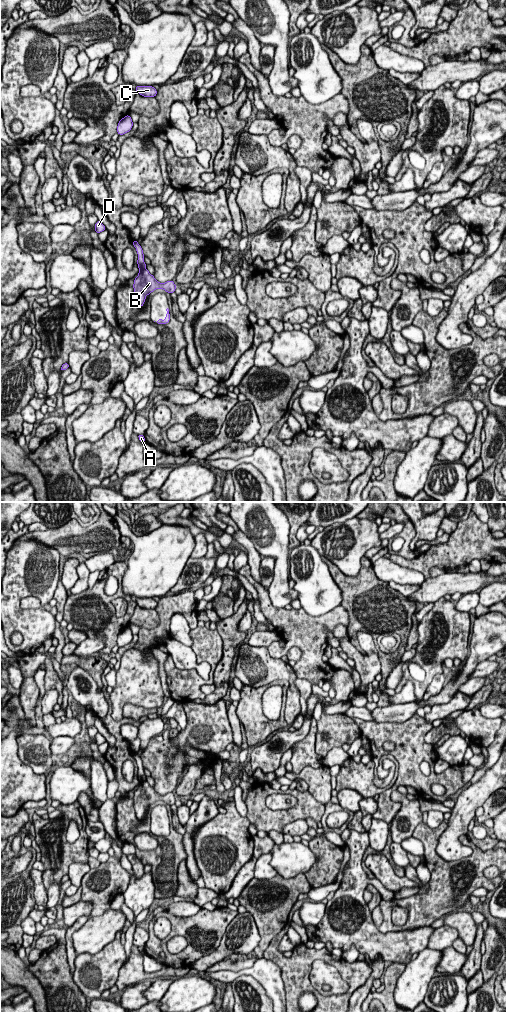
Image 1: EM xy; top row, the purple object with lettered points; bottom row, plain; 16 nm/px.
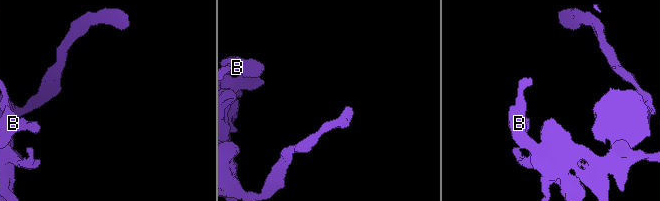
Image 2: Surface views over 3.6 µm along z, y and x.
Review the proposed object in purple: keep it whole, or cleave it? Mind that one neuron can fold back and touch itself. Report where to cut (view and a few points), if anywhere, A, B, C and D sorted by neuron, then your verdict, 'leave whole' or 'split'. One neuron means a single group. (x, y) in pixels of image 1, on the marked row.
cut in xy along (145, 268), (140, 270); A B / C D; split

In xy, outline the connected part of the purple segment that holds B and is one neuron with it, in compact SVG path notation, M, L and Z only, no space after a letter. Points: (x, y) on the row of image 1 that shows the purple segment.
M147 269L140 270L133 284L136 305L142 307L146 296L156 289L163 289L171 294L175 292L176 287L172 280L160 283Z

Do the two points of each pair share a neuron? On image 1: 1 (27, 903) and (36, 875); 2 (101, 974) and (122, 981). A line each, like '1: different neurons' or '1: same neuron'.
1: different neurons
2: different neurons

